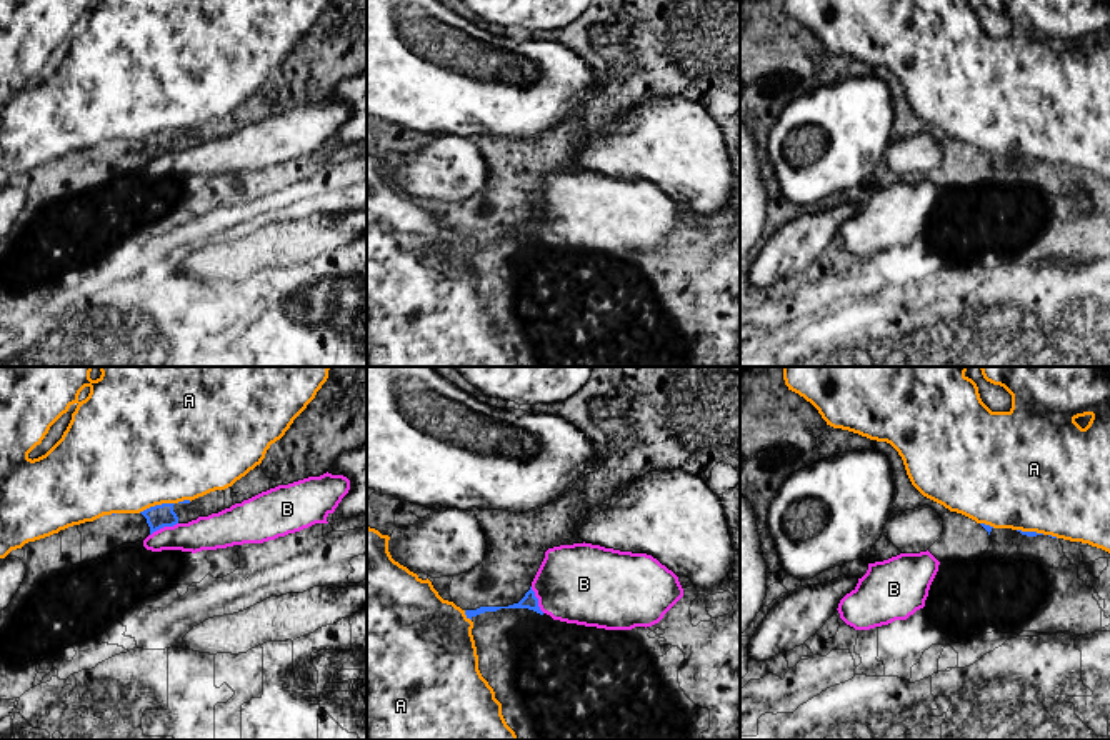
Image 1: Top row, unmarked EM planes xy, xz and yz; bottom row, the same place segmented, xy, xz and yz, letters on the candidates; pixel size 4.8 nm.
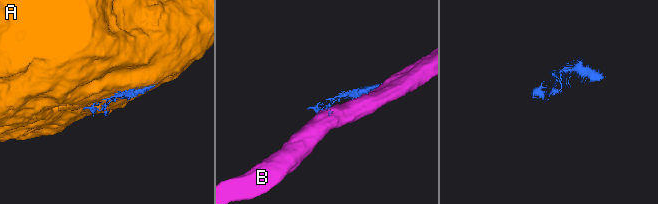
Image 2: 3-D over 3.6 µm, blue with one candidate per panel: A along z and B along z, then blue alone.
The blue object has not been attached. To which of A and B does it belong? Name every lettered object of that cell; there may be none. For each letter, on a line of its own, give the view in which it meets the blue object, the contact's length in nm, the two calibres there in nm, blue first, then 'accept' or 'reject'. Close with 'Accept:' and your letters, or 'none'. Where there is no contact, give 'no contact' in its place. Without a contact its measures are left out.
A: xy | 180 nm | 110/500 nm | accept
B: xy | 150 nm | 110/170 nm | reject
Accept: A

